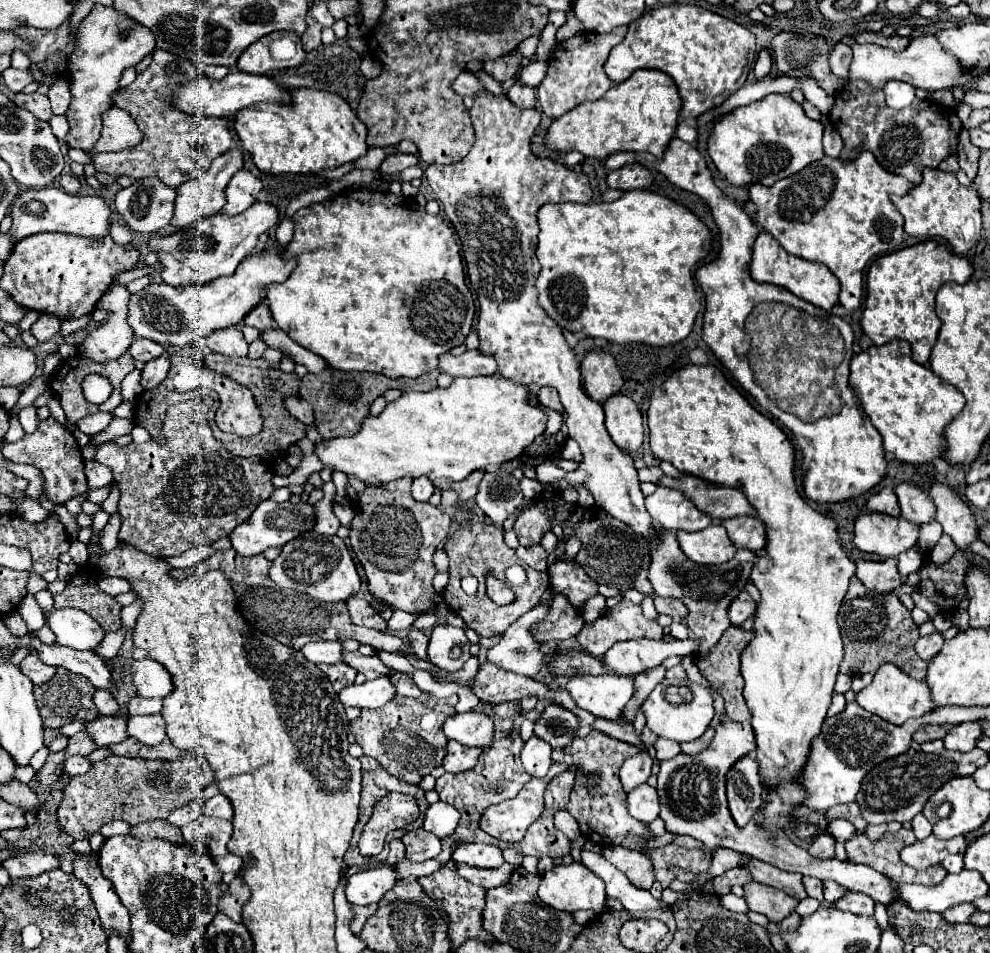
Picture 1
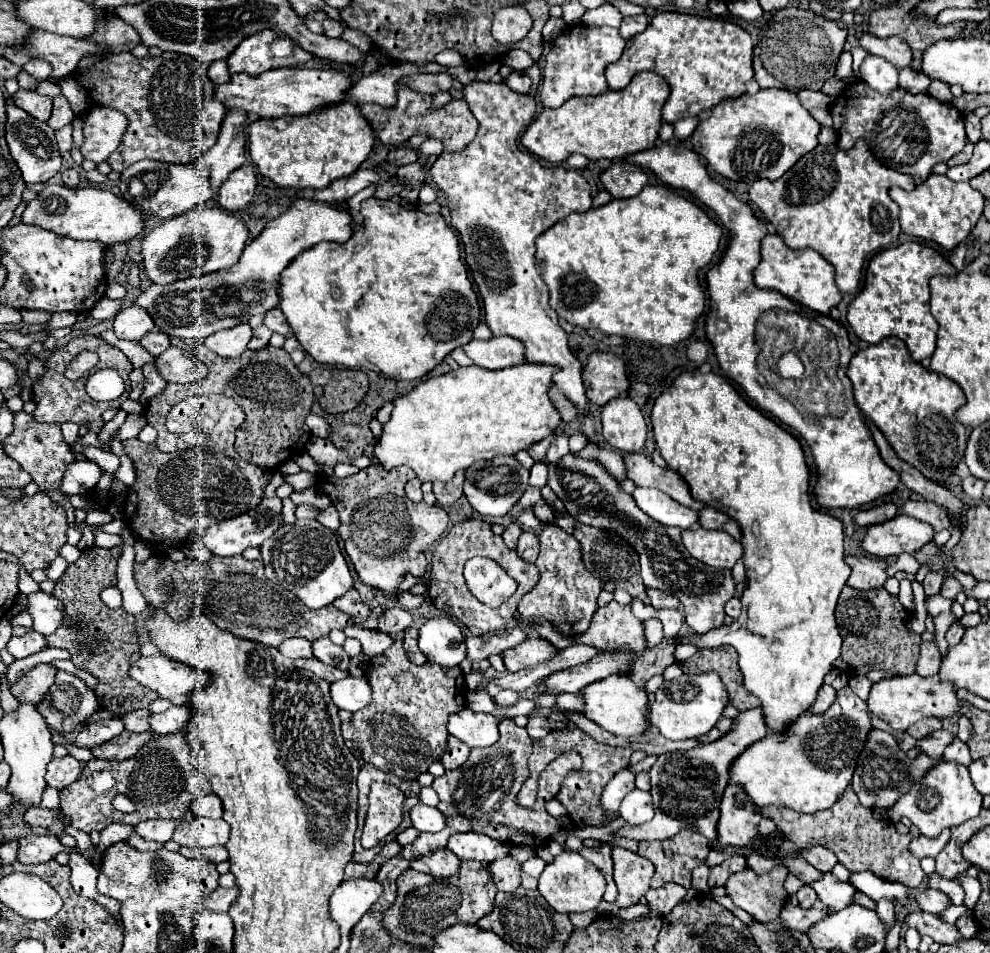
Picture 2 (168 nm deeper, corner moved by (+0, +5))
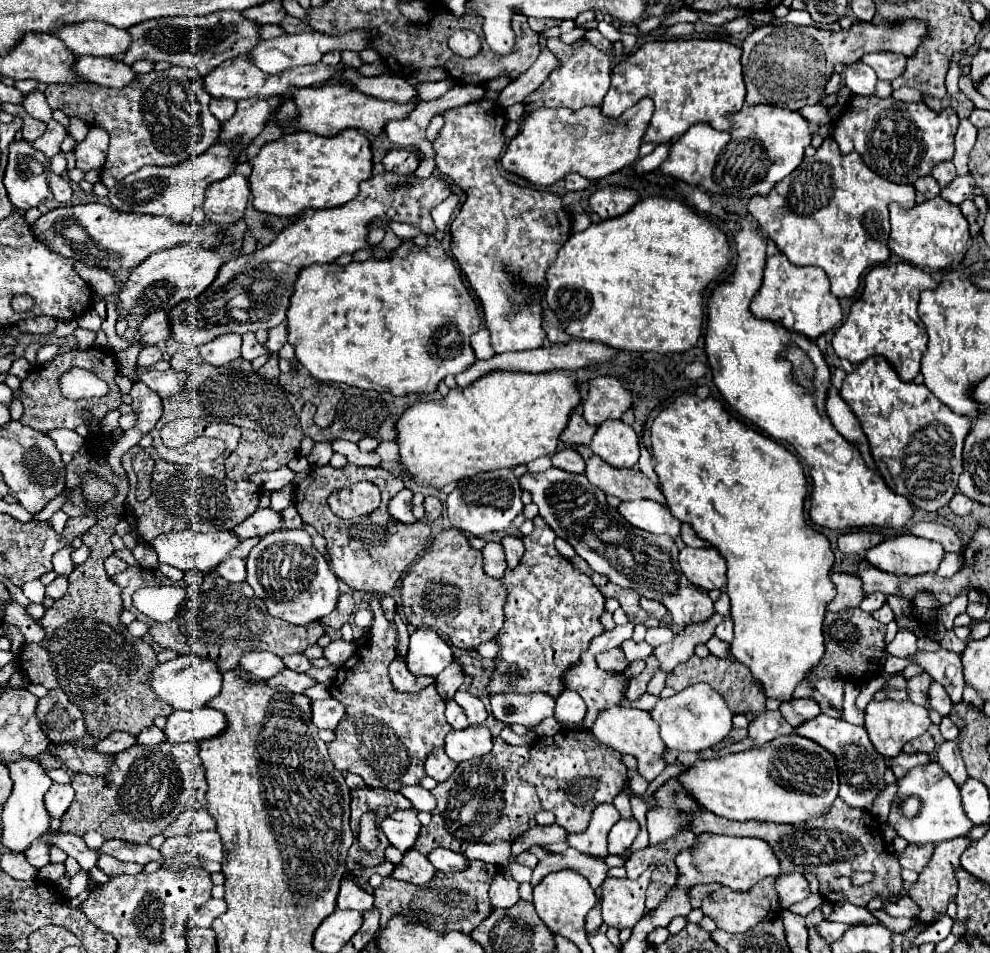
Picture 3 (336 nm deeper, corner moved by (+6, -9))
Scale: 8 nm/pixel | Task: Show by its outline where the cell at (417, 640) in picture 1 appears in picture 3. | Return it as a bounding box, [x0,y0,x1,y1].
[390,660,434,692]

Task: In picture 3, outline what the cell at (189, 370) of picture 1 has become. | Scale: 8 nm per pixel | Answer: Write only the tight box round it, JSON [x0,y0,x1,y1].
[140,370,186,398]

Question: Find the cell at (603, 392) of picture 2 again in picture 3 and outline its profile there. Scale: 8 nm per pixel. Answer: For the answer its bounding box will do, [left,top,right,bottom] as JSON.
[584,376,630,426]

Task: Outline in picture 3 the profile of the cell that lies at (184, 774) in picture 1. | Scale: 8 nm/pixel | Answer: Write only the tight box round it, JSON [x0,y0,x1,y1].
[60,742,206,844]

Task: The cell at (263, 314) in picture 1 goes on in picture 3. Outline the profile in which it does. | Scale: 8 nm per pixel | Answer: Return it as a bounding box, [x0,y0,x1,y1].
[266,322,288,354]

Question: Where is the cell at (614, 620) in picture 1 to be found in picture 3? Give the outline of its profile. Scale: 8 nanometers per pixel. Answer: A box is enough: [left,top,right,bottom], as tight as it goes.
[596,646,628,672]

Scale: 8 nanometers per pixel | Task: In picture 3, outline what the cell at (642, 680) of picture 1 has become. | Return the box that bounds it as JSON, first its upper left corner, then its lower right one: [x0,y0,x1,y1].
[654,614,724,672]

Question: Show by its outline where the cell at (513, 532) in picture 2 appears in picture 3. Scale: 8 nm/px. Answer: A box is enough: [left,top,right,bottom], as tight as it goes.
[482,542,506,578]

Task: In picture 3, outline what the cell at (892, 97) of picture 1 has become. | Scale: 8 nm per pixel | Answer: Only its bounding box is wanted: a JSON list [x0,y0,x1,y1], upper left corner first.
[844,62,878,96]

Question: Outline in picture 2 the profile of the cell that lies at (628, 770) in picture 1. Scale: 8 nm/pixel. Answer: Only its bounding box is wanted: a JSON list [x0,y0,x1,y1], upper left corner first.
[602,768,636,820]

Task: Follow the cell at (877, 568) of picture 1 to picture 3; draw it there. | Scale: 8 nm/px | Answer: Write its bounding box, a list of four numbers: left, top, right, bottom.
[828,572,864,612]

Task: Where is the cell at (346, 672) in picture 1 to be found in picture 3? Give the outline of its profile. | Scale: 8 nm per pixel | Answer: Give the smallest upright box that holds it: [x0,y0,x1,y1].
[266,670,316,694]

